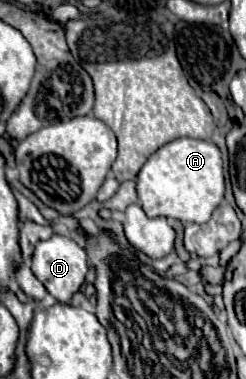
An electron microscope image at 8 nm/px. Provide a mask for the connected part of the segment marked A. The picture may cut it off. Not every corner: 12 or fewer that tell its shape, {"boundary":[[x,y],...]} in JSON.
{"boundary":[[175,139],[137,175],[147,217],[207,223],[223,201],[221,151]]}

